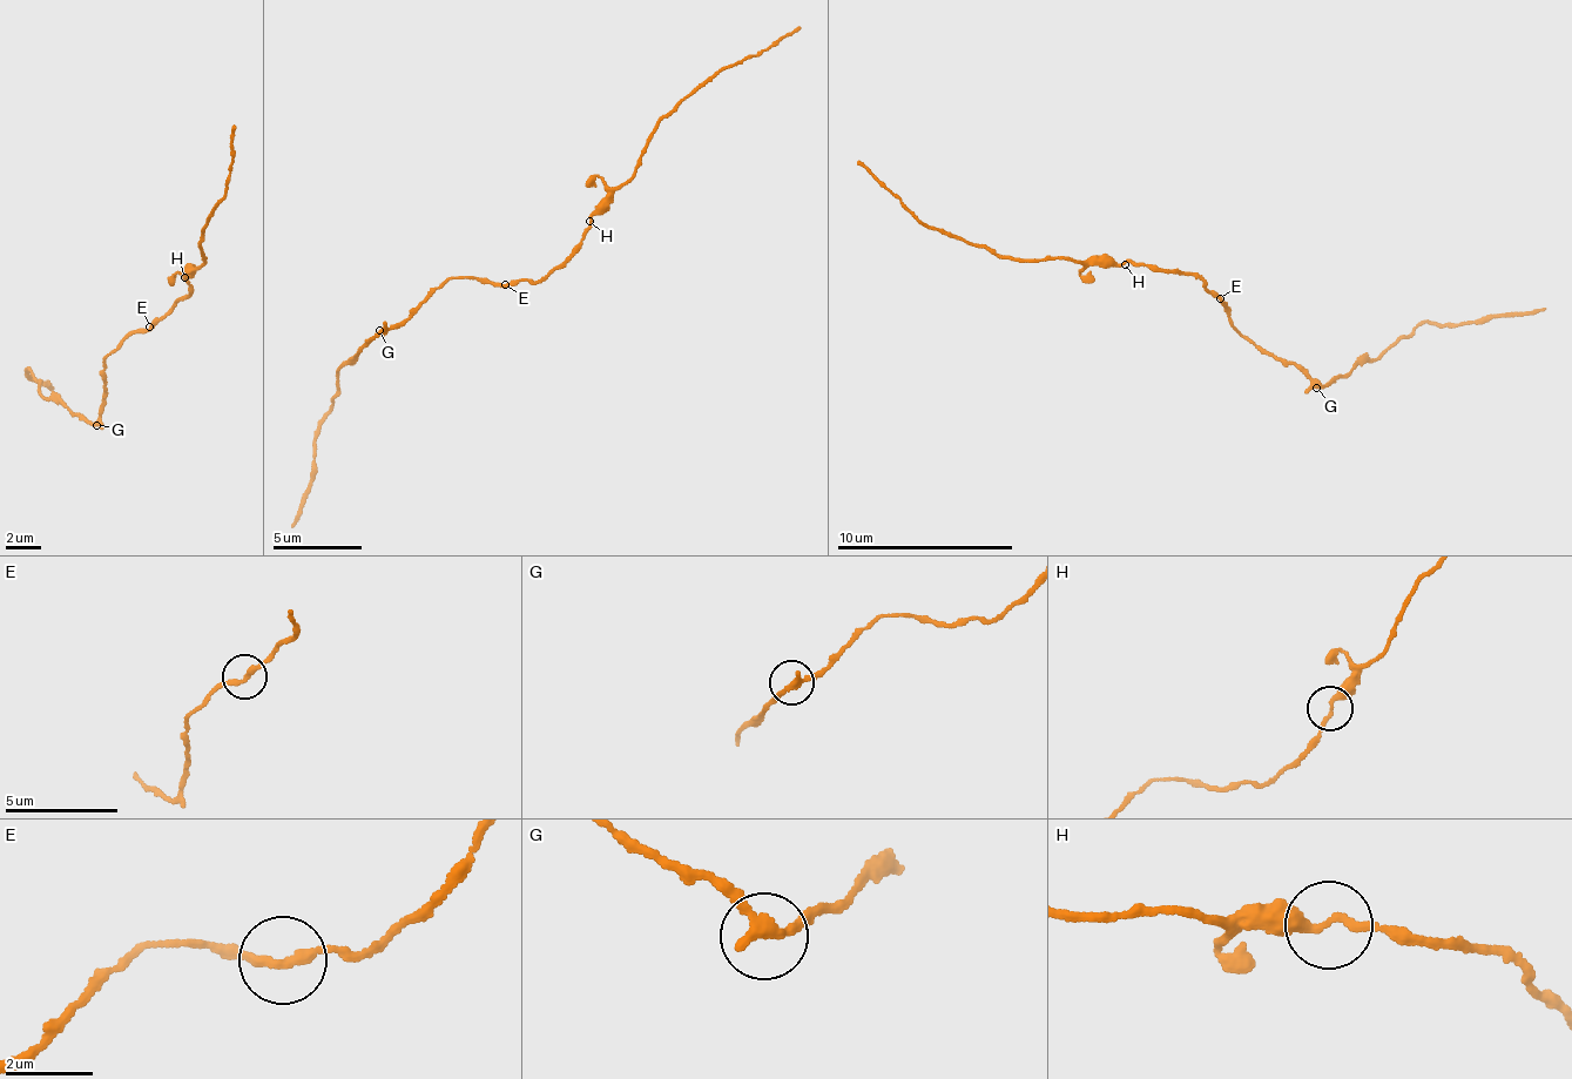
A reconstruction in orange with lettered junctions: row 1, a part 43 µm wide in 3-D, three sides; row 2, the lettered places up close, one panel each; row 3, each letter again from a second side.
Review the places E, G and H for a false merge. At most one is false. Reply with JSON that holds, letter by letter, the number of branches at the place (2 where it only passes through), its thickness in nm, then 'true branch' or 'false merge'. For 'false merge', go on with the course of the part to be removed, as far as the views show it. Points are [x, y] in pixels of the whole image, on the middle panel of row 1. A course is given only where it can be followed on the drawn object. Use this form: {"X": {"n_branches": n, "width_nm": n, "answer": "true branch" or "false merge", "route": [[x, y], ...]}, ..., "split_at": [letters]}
{"E": {"n_branches": 2, "width_nm": 200, "answer": "true branch"}, "G": {"n_branches": 2, "width_nm": 240, "answer": "false merge", "route": [[380, 329], [341, 363], [329, 412], [316, 438], [316, 473], [290, 528]]}, "H": {"n_branches": 2, "width_nm": 240, "answer": "true branch"}, "split_at": ["G"]}

